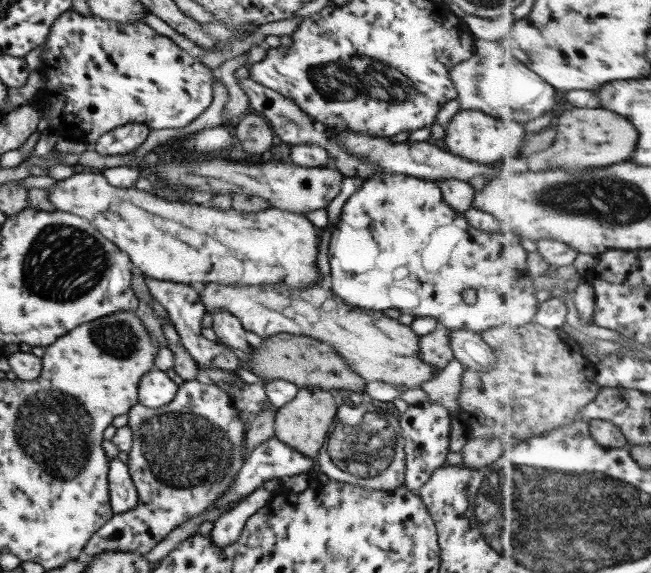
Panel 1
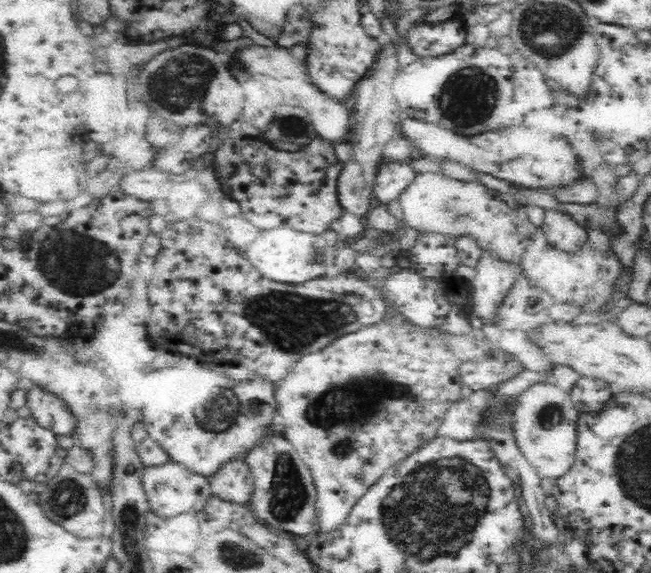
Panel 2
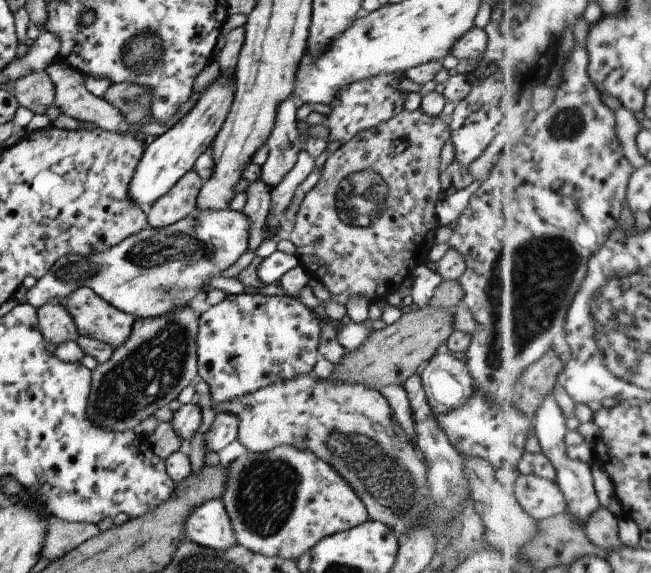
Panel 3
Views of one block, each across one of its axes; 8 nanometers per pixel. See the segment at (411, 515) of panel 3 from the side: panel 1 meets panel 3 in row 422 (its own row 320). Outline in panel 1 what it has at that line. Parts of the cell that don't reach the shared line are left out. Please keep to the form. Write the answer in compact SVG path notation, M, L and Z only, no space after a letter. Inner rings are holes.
M212 282L205 285L200 301L207 312L228 311L256 339L286 333L325 342L345 358L347 365L366 383L382 381L400 384L406 389L419 389L437 370L420 358L419 336L410 325L400 324L398 319L392 319L382 311L349 305L330 288L316 285L293 290L285 282L264 286L222 286Z

